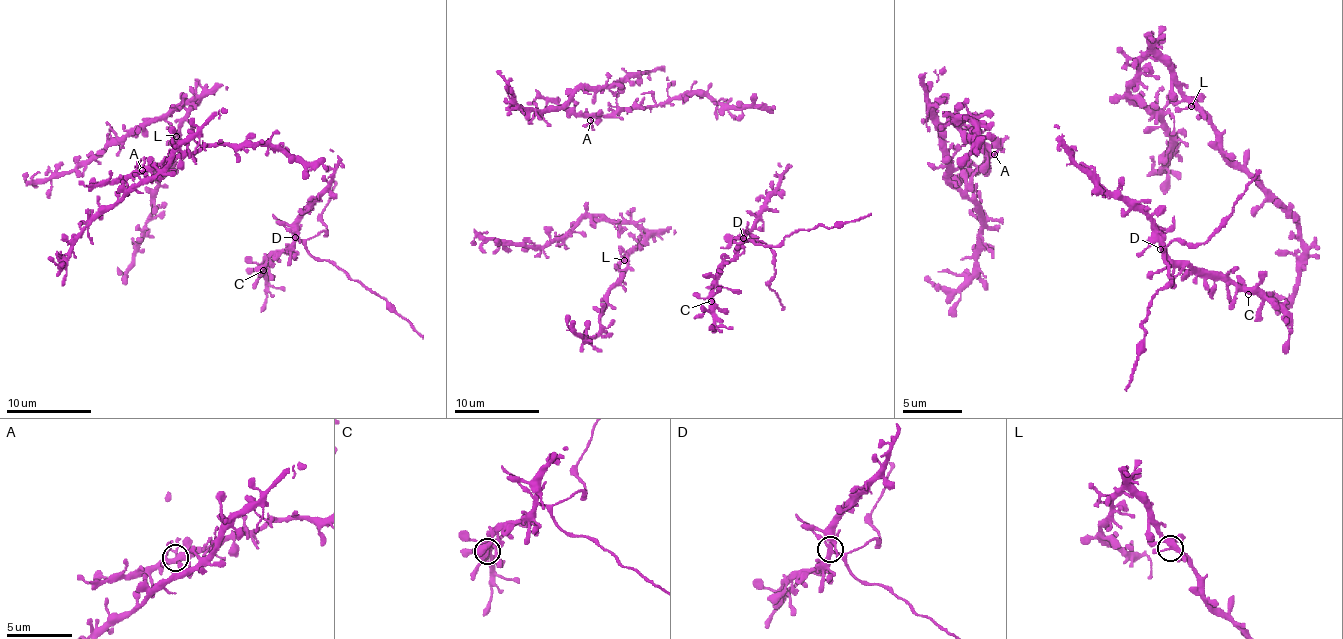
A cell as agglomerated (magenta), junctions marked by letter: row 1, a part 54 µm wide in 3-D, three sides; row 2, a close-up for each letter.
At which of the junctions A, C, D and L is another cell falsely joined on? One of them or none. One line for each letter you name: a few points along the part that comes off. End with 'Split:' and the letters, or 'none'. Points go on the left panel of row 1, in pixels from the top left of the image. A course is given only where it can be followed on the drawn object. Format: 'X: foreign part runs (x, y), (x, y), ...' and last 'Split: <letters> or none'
Split: none

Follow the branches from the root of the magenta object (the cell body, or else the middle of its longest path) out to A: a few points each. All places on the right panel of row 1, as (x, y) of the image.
A: (970, 118), (994, 154)

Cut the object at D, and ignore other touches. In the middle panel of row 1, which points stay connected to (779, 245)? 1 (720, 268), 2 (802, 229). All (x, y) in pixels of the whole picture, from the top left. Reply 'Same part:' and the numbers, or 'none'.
Same part: 2

